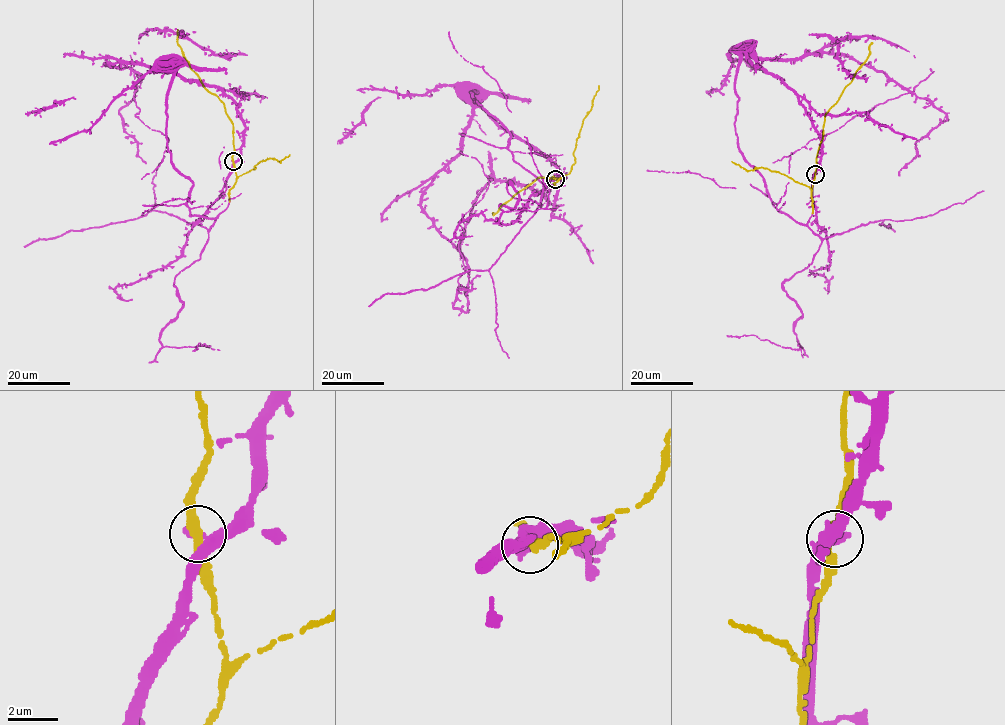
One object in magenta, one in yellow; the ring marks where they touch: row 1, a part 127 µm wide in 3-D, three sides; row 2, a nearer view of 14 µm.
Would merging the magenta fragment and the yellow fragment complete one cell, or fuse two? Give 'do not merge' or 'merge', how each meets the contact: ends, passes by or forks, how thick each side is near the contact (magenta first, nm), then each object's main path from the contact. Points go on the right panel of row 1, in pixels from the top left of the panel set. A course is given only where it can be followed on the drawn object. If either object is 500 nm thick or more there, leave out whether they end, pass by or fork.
merge; magenta passes by; yellow passes by; 280 nm thick on the magenta side, 340 nm on the other; magenta runs (815, 173), (808, 114), (744, 54), (737, 146), (772, 204), (821, 241), (782, 284), (800, 349), (726, 335); yellow runs (815, 173), (824, 116), (868, 55), (868, 46), (872, 42)

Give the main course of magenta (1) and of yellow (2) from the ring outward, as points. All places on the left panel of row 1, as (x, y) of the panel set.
1: (233, 161), (235, 102), (173, 70), (171, 164), (189, 214), (216, 219), (159, 341), (210, 346), (192, 351)
2: (233, 161), (233, 124), (223, 103), (205, 88), (190, 67), (178, 43), (178, 29)

